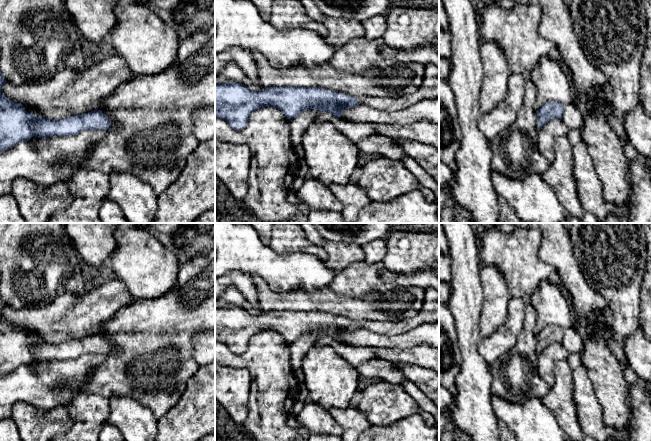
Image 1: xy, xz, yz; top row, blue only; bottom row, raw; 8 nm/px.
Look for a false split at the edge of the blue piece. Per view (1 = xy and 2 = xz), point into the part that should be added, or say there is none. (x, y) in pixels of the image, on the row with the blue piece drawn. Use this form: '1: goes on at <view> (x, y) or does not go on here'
1: does not go on here
2: goes on at xz (429, 88)

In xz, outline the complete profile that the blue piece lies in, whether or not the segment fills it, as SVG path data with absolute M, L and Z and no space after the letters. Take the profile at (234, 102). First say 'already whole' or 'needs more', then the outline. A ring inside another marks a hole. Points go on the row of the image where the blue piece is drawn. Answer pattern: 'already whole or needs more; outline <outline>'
needs more; outline M433 64L425 66L420 88L399 98L353 97L320 87L272 86L253 91L248 86L236 82L215 83L215 117L227 121L233 129L241 130L247 126L250 115L264 107L281 110L290 121L311 109L330 112L336 118L340 118L344 108L353 108L359 104L393 112L427 98L439 98L439 67Z

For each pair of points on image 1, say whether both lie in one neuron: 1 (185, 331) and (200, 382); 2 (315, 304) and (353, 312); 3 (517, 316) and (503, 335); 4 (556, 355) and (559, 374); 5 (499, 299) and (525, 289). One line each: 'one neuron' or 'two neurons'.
1: two neurons
2: one neuron
3: one neuron
4: two neurons
5: two neurons

